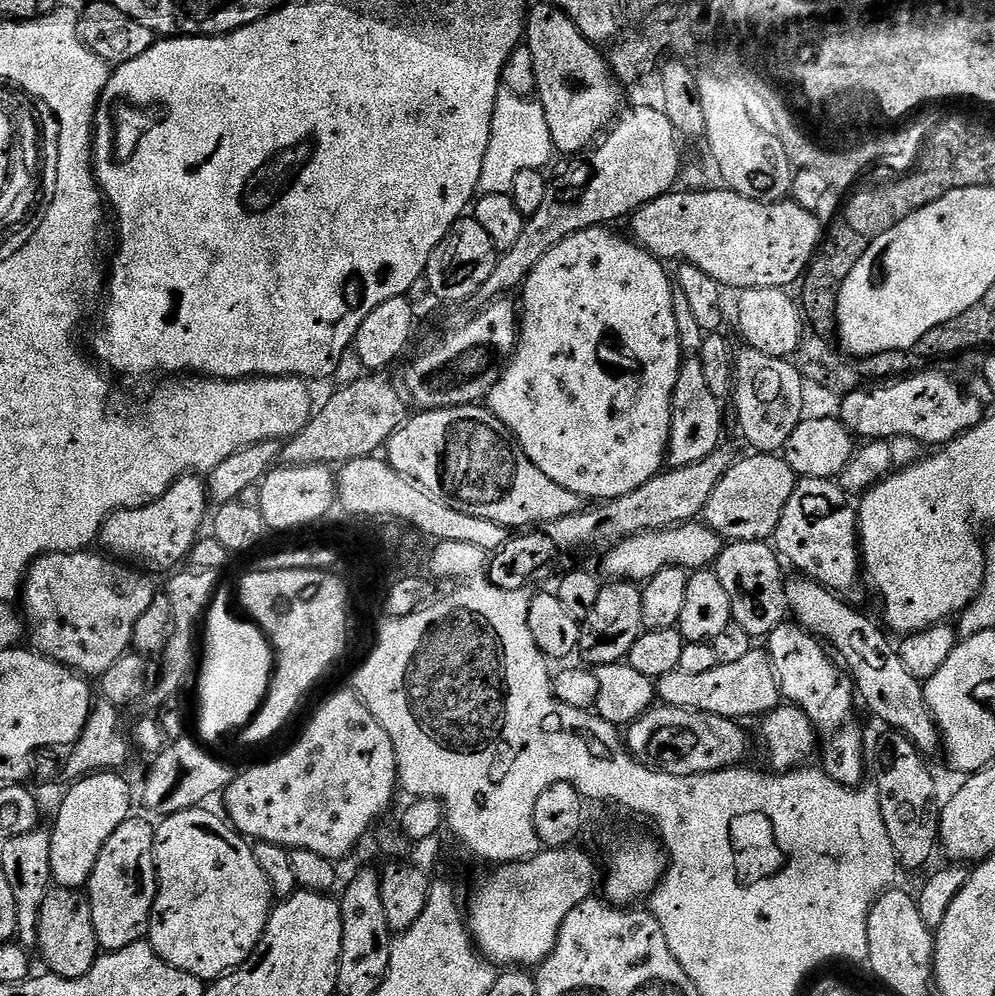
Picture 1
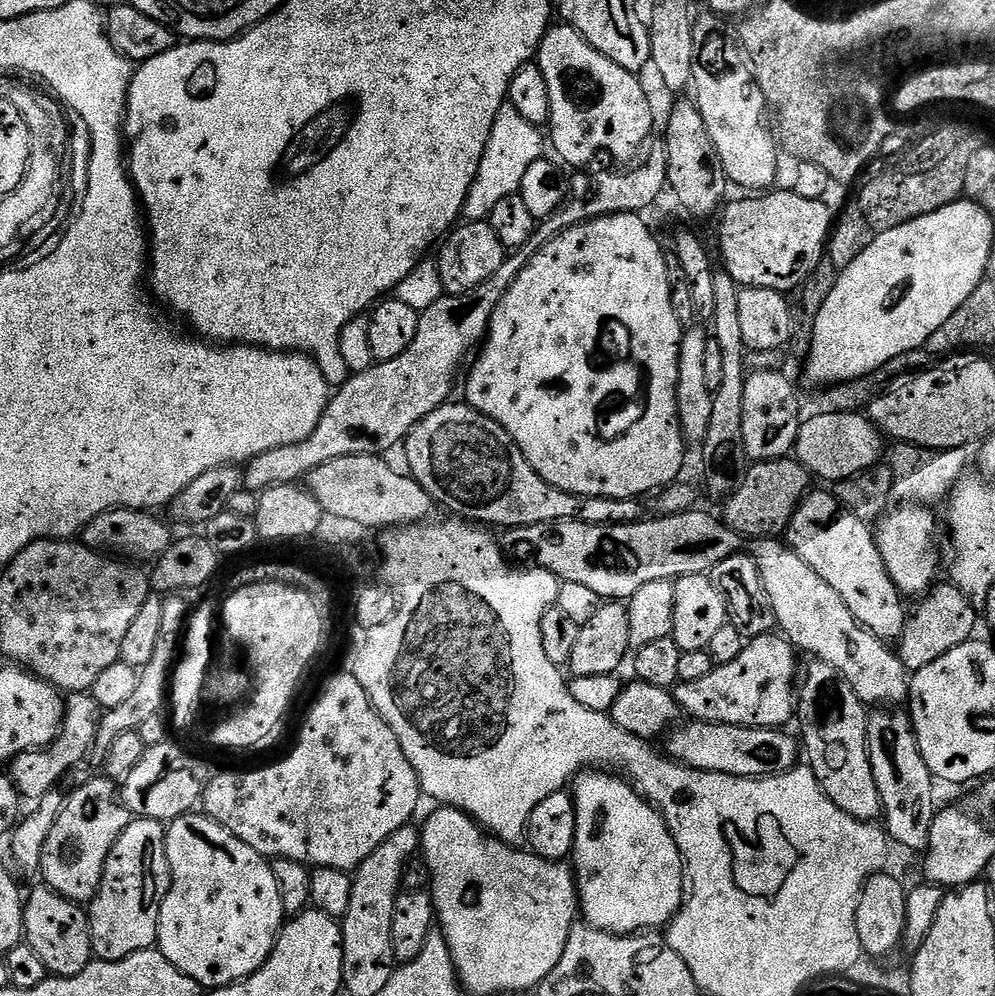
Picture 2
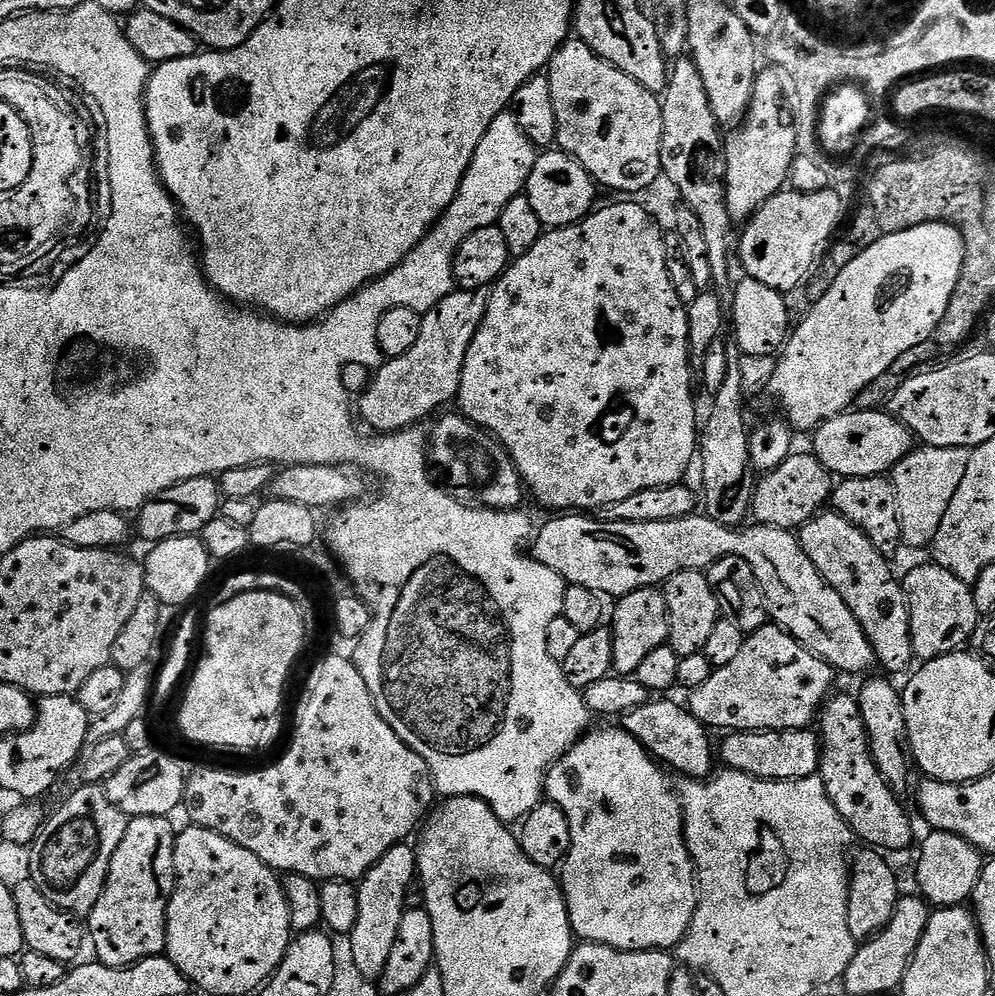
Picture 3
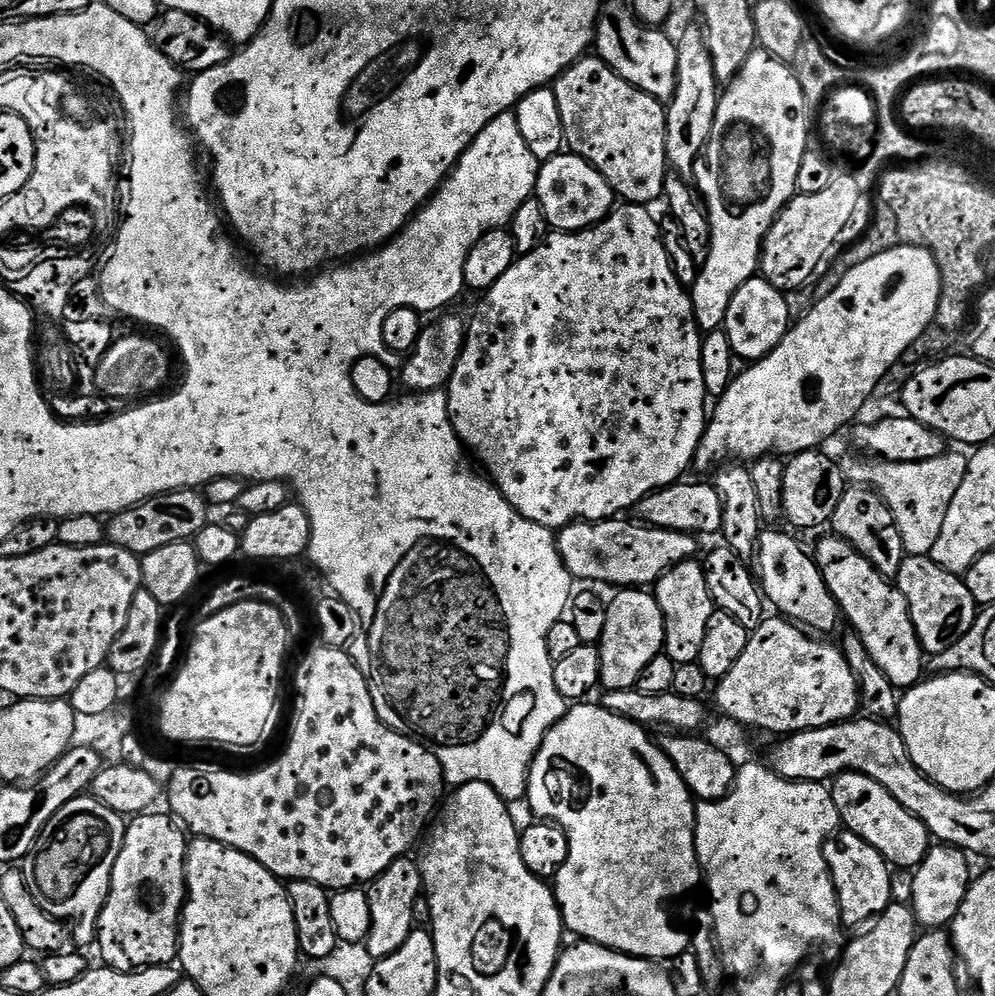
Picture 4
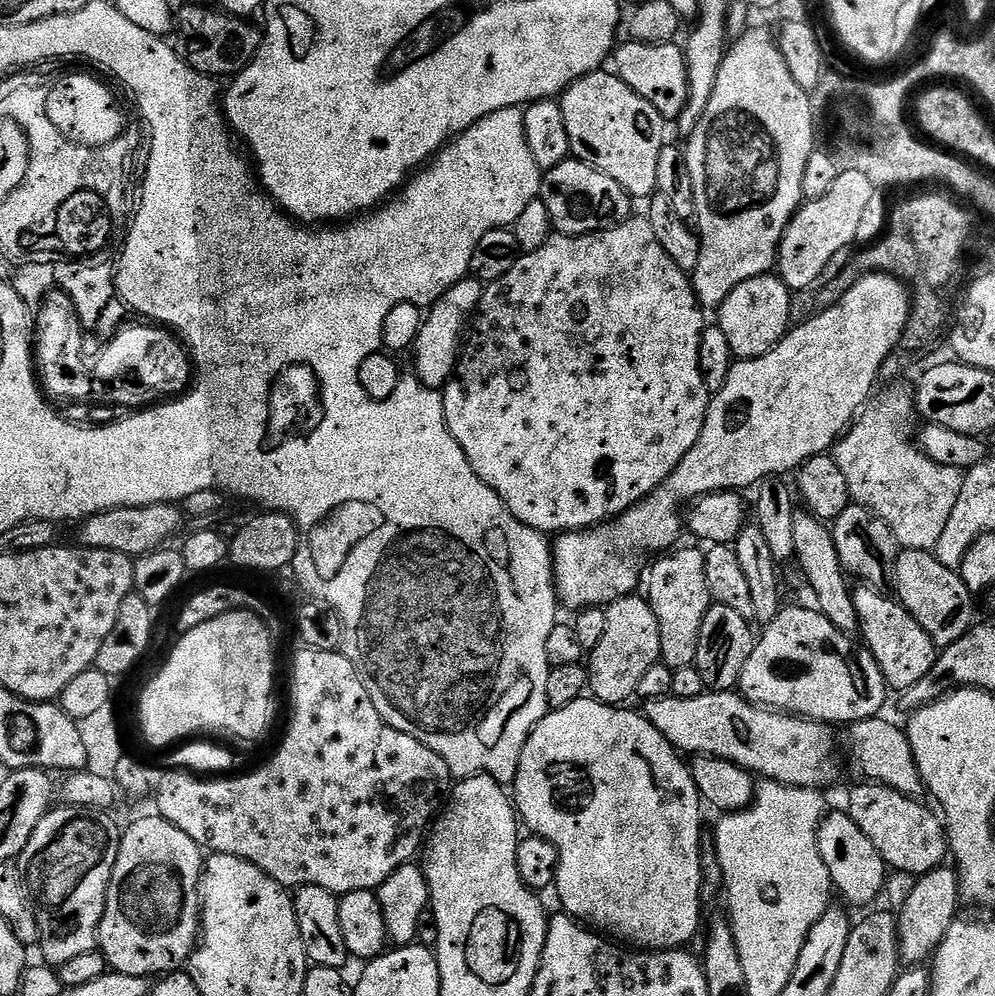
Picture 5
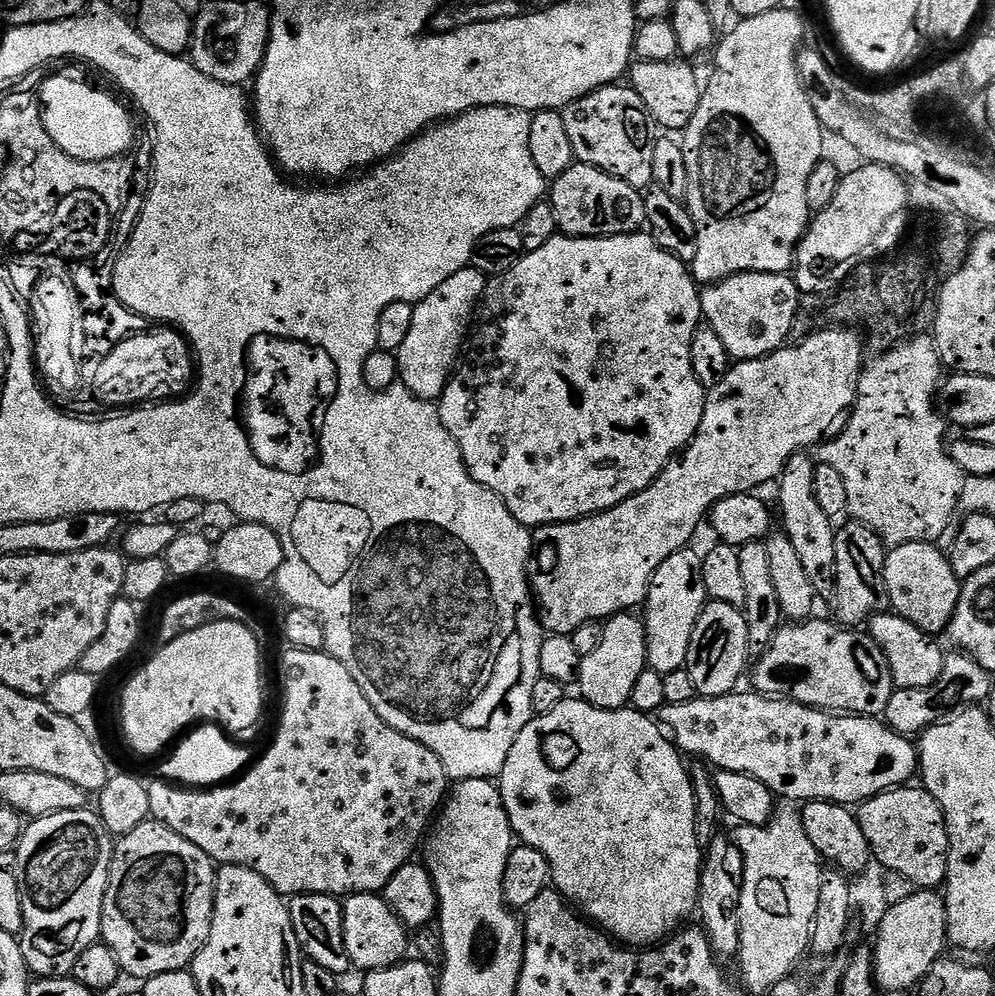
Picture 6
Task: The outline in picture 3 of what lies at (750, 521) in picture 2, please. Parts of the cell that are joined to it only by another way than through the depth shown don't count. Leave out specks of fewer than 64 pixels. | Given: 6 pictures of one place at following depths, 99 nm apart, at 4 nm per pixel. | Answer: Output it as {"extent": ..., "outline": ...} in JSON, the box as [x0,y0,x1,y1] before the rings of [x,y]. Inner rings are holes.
{"extent":[752,451,834,530],"outline":[[[797,451],[786,458],[782,466],[778,466],[773,472],[765,472],[756,481],[756,493],[752,496],[752,516],[755,523],[769,524],[775,528],[787,528],[789,530],[799,530],[806,522],[810,522],[825,511],[826,505],[832,499],[832,489],[834,487],[834,476],[828,471],[826,466],[819,461],[818,457],[807,452]]]}

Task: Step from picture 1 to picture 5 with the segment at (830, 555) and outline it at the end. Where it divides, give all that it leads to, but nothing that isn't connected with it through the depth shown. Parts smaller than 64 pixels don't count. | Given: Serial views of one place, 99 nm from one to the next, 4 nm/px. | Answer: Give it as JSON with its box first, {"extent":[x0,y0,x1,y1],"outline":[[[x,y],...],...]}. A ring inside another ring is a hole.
{"extent":[852,586,938,690],"outline":[[[860,586],[860,589],[855,589],[852,592],[852,601],[860,619],[859,635],[864,636],[865,641],[863,640],[863,643],[878,662],[889,689],[903,690],[914,686],[914,682],[922,682],[922,678],[926,678],[926,674],[930,674],[930,670],[936,664],[938,649],[926,634],[926,630],[922,630],[922,626],[918,626],[918,622],[914,622],[912,615],[900,605],[900,601],[891,595],[888,595],[889,597],[883,596],[880,591],[881,589],[876,586]]]}

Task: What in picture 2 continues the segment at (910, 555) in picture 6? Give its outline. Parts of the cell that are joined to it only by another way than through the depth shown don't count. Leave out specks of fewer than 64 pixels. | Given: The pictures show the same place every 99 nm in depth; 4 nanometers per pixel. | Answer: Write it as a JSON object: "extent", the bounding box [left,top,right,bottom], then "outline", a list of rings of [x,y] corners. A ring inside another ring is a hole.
{"extent":[898,582,978,674],"outline":[[[952,582],[942,584],[929,591],[913,612],[911,609],[910,615],[904,621],[904,633],[898,641],[898,655],[909,673],[915,674],[918,670],[930,666],[930,662],[938,662],[938,658],[954,650],[954,646],[962,646],[973,639],[975,632],[972,631],[976,628],[976,620],[978,624],[977,609],[973,608],[966,594],[962,594],[962,590],[956,588]]]}

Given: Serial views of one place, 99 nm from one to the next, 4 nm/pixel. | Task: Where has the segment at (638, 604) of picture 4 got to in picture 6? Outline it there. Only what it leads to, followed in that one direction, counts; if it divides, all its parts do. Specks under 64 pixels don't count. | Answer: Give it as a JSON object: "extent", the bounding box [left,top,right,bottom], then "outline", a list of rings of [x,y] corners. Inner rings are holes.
{"extent":[579,612,648,708],"outline":[[[621,612],[604,624],[602,643],[580,661],[579,695],[599,708],[622,708],[631,701],[634,685],[648,667],[648,639],[644,621],[632,612]]]}

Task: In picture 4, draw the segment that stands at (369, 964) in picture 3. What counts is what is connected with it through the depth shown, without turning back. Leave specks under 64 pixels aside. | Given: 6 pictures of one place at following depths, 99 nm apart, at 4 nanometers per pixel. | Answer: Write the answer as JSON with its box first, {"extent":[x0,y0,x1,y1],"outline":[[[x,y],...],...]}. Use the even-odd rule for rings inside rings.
{"extent":[366,858,424,961],"outline":[[[412,858],[395,860],[377,880],[367,885],[370,934],[366,945],[375,961],[394,954],[394,950],[398,950],[398,946],[402,946],[402,942],[406,942],[412,933],[416,924],[416,904],[422,899],[423,887],[424,879],[420,876],[419,863]]]}

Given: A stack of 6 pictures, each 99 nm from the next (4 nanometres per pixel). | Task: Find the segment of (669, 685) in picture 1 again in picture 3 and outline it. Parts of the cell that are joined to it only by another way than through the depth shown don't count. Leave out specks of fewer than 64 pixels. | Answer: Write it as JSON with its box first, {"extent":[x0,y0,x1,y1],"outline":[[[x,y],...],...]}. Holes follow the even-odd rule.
{"extent":[690,622,834,732],"outline":[[[769,622],[757,632],[751,633],[751,635],[745,639],[741,652],[726,666],[713,670],[710,674],[710,679],[708,679],[701,688],[691,689],[690,696],[692,696],[692,704],[690,703],[690,710],[694,714],[694,718],[698,718],[703,722],[705,728],[709,730],[715,730],[715,728],[724,728],[723,730],[731,730],[734,732],[759,732],[761,730],[781,732],[787,728],[803,728],[808,730],[817,723],[820,709],[824,707],[825,700],[833,695],[832,676],[834,677],[834,670],[825,660],[818,658],[809,648],[799,644],[789,632],[784,631],[783,628],[777,626],[775,623]]]}

